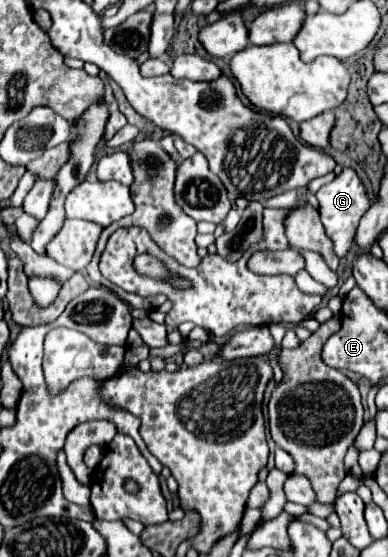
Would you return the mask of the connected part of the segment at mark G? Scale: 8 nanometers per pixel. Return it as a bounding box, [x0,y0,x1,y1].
[317,167,371,259]

